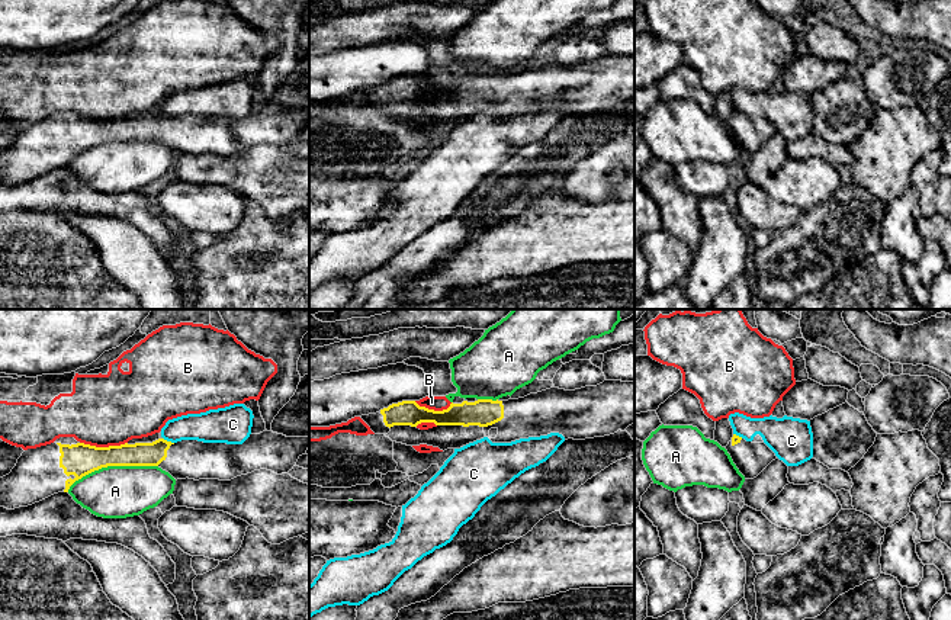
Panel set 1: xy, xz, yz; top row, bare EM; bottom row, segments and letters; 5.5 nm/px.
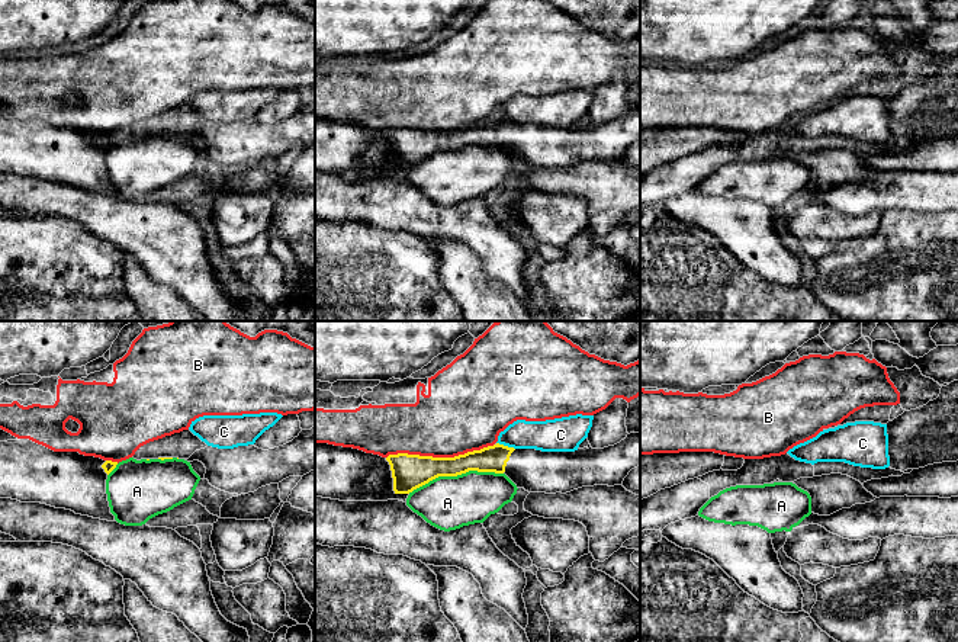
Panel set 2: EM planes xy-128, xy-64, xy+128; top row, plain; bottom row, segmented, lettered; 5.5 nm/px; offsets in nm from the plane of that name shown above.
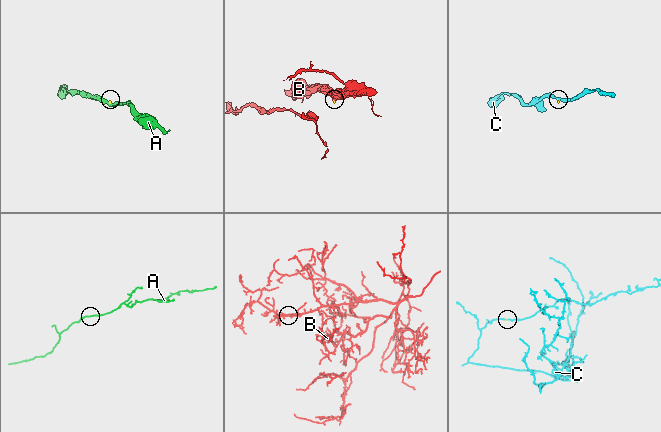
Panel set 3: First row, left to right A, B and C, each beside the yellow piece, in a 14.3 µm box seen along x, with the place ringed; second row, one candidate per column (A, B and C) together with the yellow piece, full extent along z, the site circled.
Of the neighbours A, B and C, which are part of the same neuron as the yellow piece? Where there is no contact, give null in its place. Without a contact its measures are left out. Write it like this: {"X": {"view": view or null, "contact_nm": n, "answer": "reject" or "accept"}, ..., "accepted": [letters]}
{"A": {"view": "xy", "contact_nm": 500, "answer": "reject"}, "B": {"view": "xy", "contact_nm": 260, "answer": "reject"}, "C": {"view": "xy", "contact_nm": 70, "answer": "reject"}, "accepted": []}

